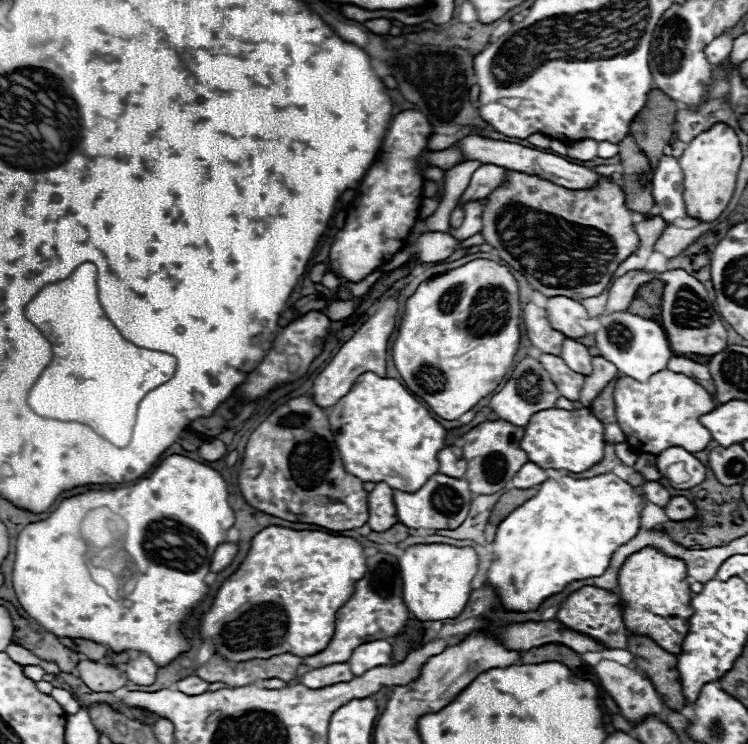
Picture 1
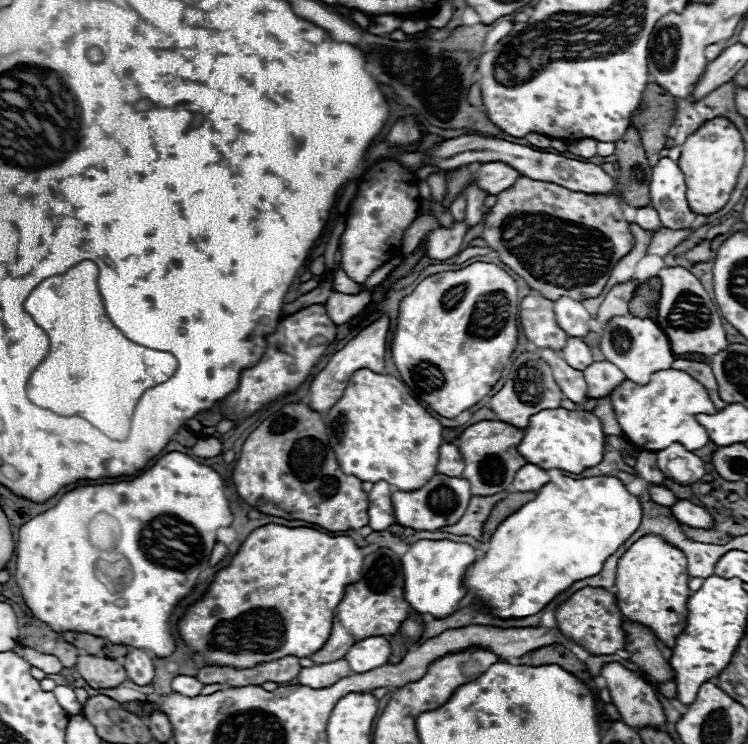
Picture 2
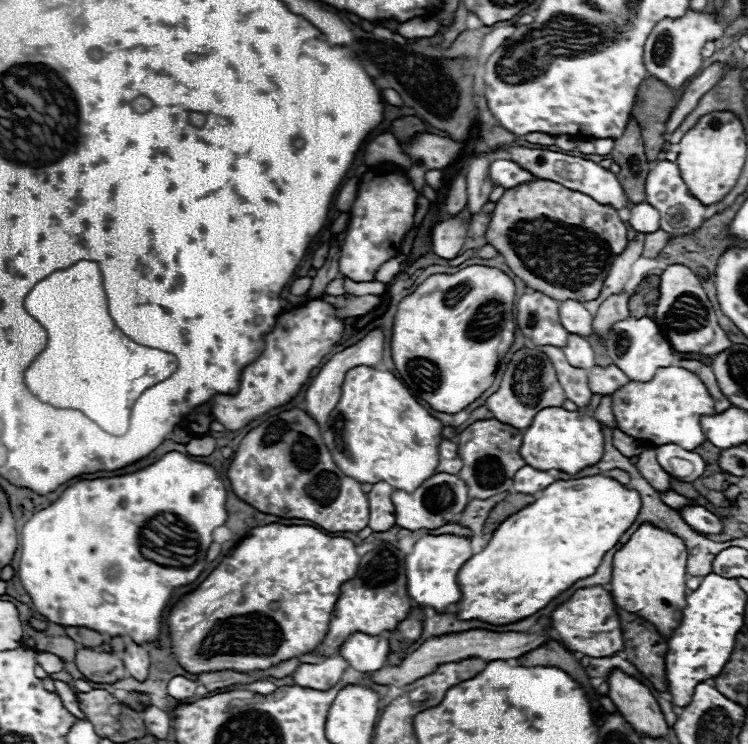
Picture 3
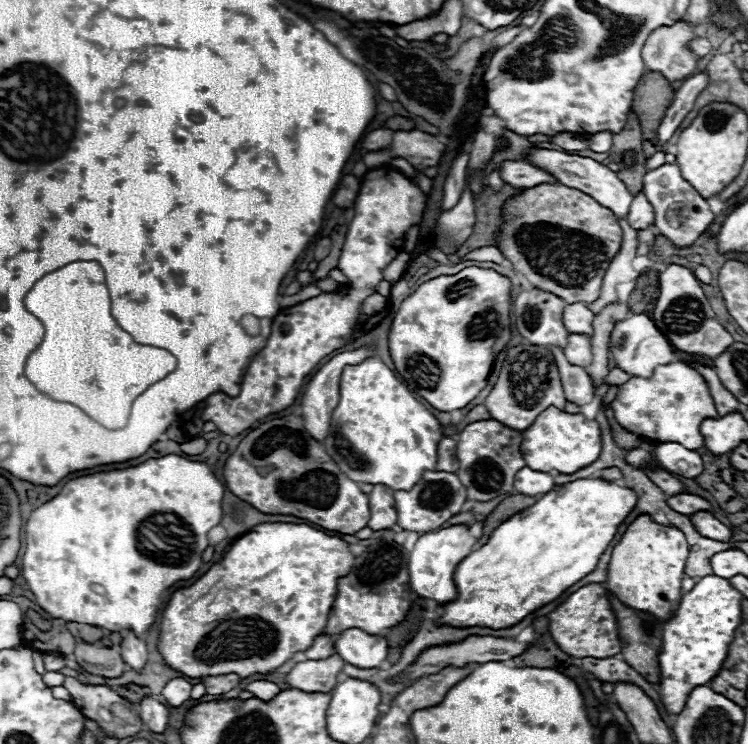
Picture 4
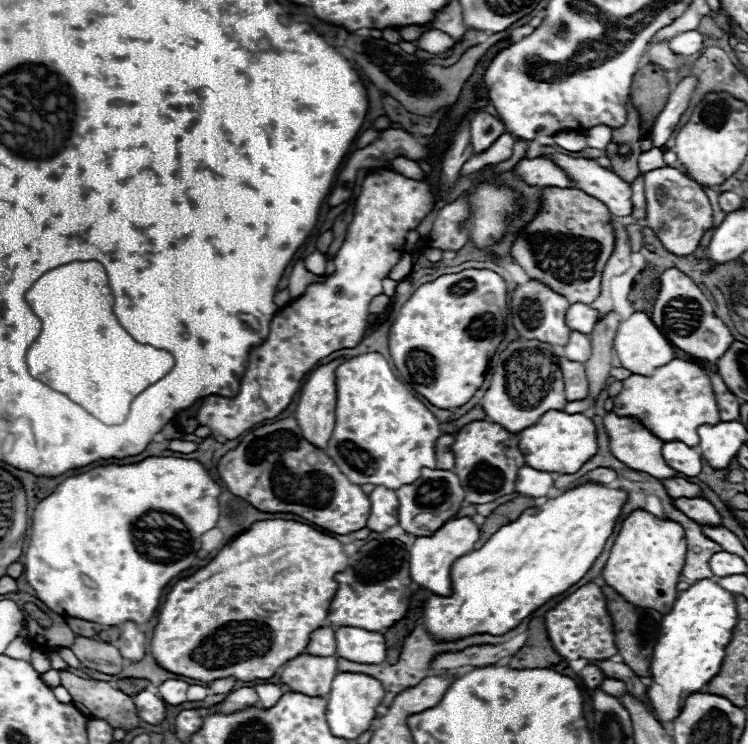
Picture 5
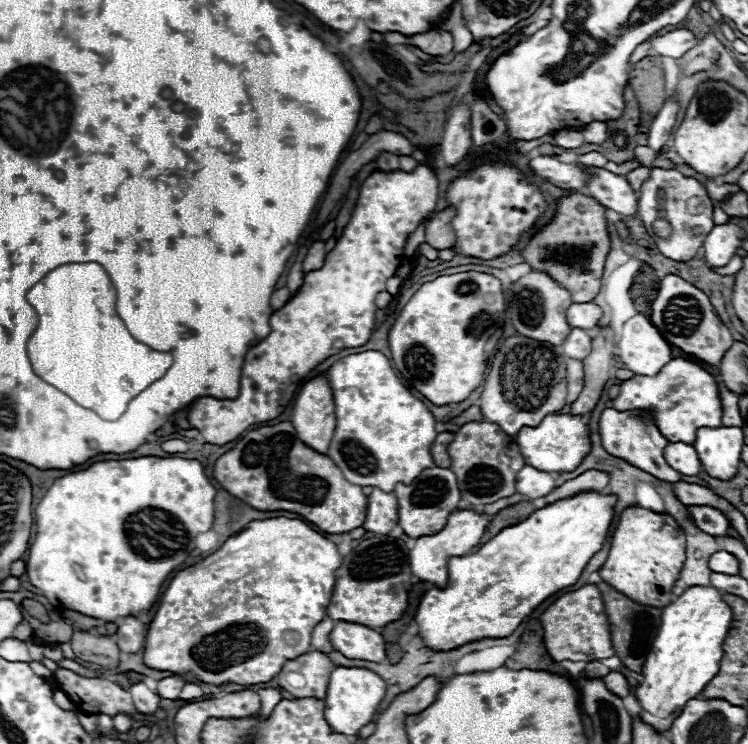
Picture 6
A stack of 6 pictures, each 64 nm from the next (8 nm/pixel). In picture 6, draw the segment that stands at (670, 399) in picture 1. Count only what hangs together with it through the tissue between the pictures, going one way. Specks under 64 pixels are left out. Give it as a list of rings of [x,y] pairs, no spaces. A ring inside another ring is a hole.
[[[674,358],[656,376],[634,376],[622,382],[620,394],[614,400],[616,410],[650,410],[654,420],[670,442],[694,442],[698,428],[722,426],[722,402],[718,382],[712,374],[694,362]]]

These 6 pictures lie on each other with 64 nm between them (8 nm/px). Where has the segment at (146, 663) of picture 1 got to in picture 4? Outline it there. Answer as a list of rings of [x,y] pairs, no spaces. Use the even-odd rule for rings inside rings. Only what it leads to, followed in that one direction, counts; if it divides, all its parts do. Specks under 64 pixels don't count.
[[[132,630],[124,632],[124,638],[122,638],[122,644],[120,644],[118,652],[124,658],[124,662],[134,670],[142,670],[146,660],[148,660],[148,650],[146,650],[144,640],[138,638]]]

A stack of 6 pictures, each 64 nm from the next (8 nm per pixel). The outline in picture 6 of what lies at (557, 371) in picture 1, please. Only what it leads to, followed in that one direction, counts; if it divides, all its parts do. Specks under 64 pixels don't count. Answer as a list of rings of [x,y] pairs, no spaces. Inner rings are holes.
[[[566,360],[566,382],[568,382],[568,396],[566,396],[566,402],[572,404],[580,392],[582,392],[582,386],[584,386],[584,366],[580,360]]]

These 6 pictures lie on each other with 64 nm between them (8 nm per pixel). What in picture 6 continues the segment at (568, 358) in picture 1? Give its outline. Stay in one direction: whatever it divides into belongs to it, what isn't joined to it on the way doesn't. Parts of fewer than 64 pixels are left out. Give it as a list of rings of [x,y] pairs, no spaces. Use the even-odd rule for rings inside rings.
[[[572,328],[568,338],[564,340],[562,348],[564,348],[564,356],[566,358],[584,360],[590,354],[590,350],[592,350],[592,340],[582,328]]]

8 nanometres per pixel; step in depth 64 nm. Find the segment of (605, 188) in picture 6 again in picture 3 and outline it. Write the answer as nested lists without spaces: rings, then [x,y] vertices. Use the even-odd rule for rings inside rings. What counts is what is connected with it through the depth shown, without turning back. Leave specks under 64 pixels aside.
[[[510,146],[510,148],[504,148],[502,152],[504,152],[504,158],[514,160],[516,164],[524,166],[536,178],[552,180],[552,182],[558,182],[558,184],[570,188],[570,190],[578,190],[582,194],[588,194],[588,196],[596,198],[600,204],[610,204],[616,210],[622,210],[624,206],[630,204],[622,184],[618,182],[618,178],[610,170],[602,168],[600,164],[596,164],[592,160],[584,160],[584,158],[578,158],[578,156],[568,156],[568,154],[562,154],[562,152],[540,150],[540,148],[532,150],[532,148],[522,148],[522,146]]]

